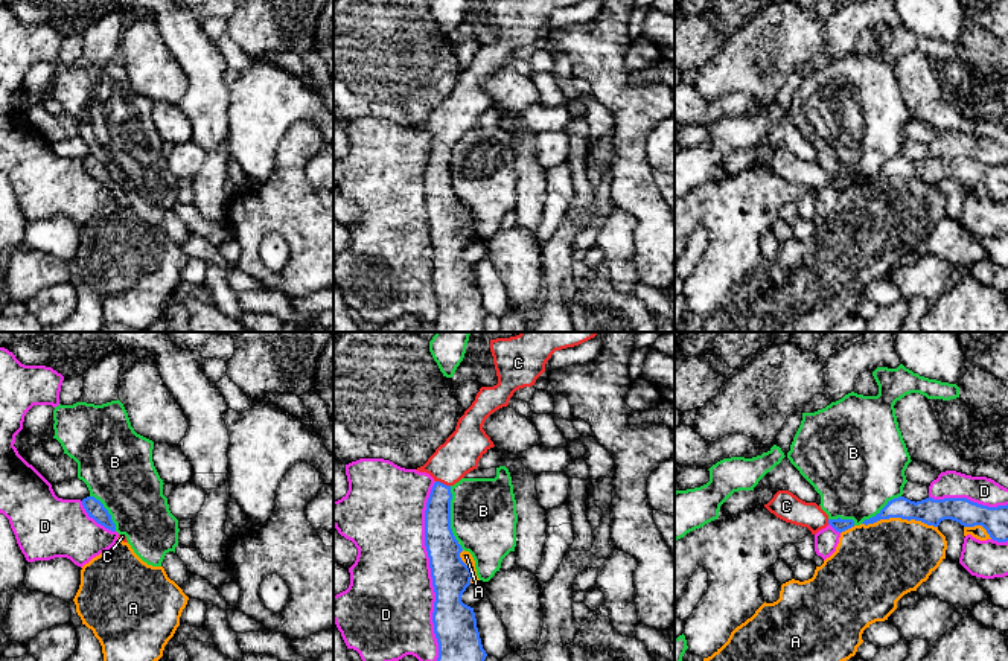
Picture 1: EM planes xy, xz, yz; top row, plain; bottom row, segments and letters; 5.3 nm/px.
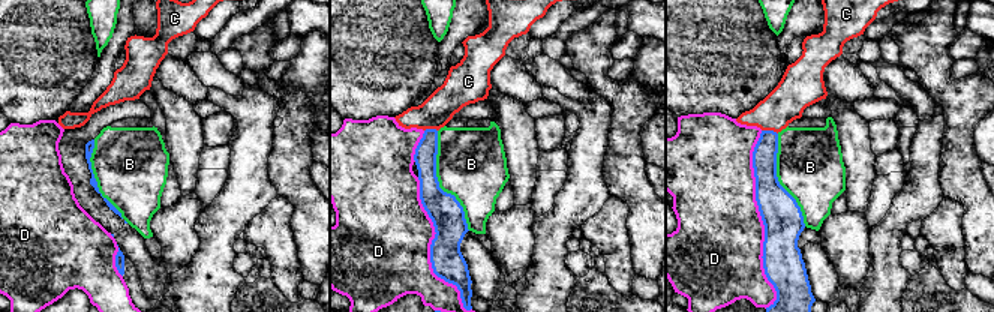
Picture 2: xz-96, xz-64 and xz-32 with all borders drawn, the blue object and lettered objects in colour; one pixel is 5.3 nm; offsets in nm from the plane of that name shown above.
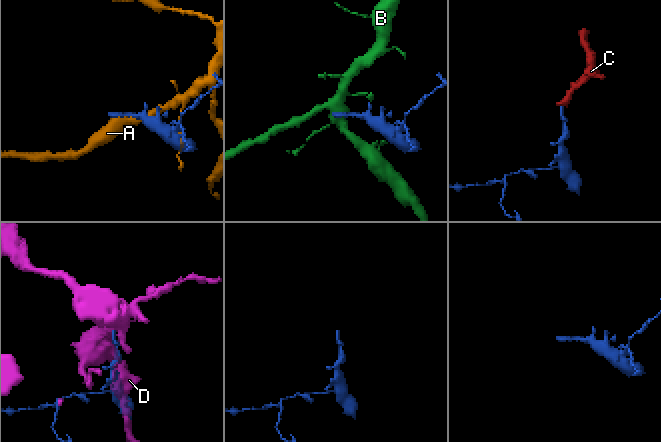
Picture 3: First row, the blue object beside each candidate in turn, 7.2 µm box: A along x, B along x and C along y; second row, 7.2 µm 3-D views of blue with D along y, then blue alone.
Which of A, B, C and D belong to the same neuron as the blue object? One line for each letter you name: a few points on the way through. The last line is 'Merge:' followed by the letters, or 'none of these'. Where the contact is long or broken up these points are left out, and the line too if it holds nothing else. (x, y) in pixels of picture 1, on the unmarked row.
C: Path across: xz (437, 175), (442, 142), (446, 125), (462, 110)
Merge: C

